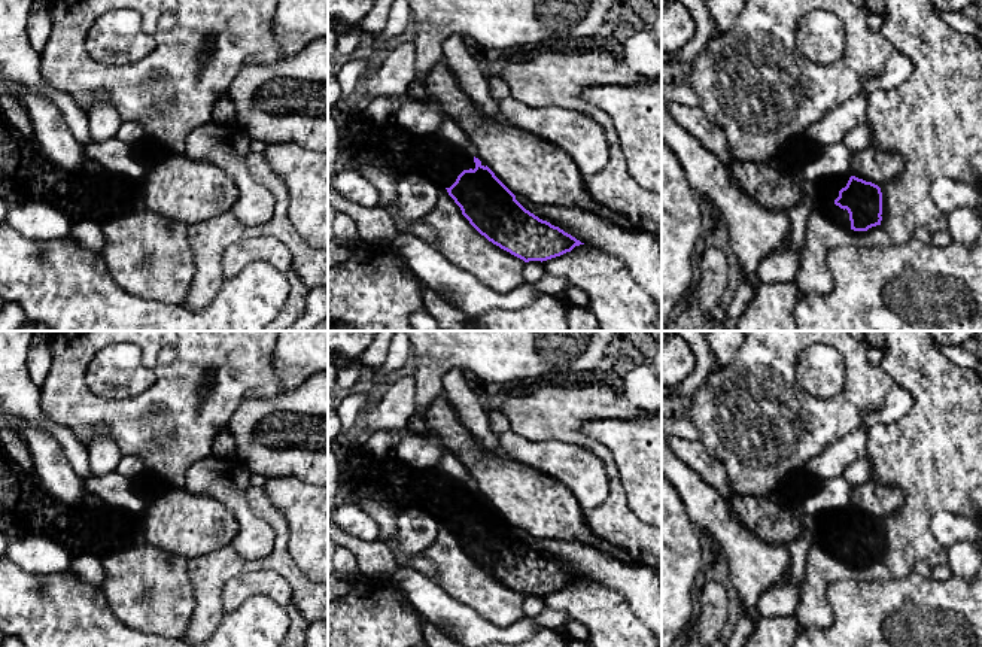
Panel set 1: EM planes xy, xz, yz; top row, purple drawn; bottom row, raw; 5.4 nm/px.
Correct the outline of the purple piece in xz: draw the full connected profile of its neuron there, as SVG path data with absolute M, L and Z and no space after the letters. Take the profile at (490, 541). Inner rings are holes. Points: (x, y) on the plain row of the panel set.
M390 452L380 462L376 480L386 501L392 502L398 513L405 508L422 507L423 511L441 519L481 569L525 596L542 596L584 578L559 561L526 544L516 534L516 529L471 485L452 479L438 467L417 470L405 465Z

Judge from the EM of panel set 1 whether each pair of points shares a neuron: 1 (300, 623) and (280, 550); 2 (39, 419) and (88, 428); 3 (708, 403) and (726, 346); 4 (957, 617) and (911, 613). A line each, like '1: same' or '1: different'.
1: different
2: different
3: different
4: same

